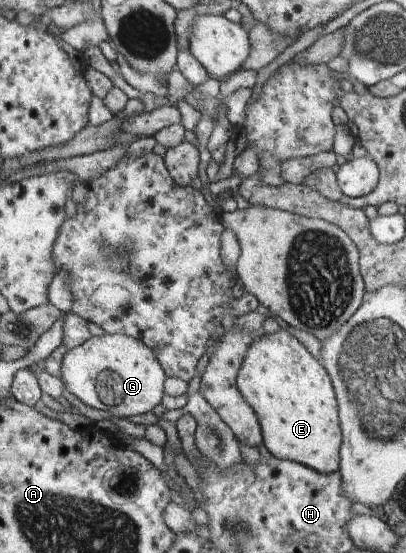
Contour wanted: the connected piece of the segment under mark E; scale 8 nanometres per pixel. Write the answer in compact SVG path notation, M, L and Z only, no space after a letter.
M282 329L249 348L237 385L260 419L266 448L275 457L299 462L320 474L340 471L344 433L332 377L295 336Z

